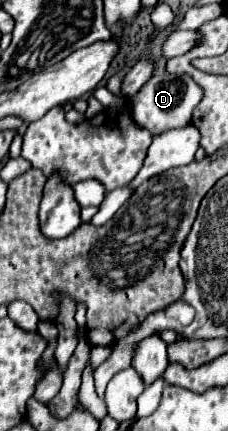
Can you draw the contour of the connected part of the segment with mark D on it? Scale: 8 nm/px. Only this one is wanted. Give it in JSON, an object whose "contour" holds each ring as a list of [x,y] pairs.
{"contour":[[[153,74],[151,80],[147,80],[141,90],[129,100],[129,108],[133,120],[155,136],[169,128],[187,126],[191,122],[191,112],[199,104],[201,96],[203,90],[187,74]]]}

